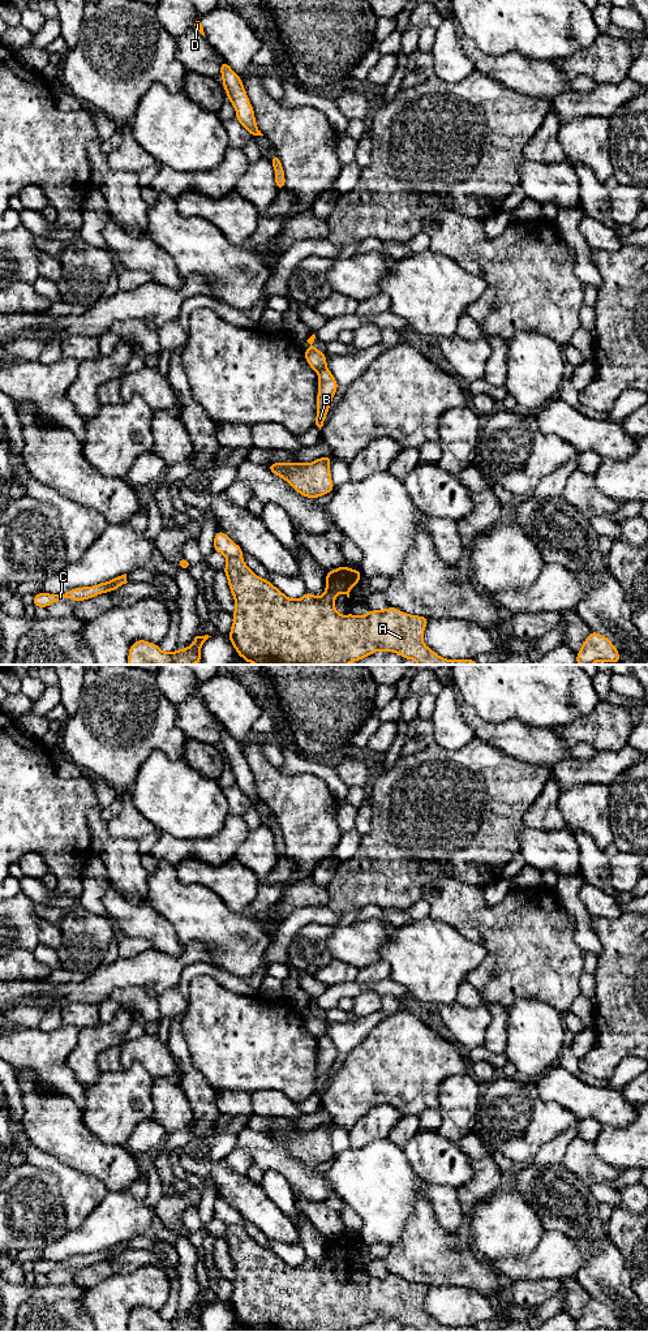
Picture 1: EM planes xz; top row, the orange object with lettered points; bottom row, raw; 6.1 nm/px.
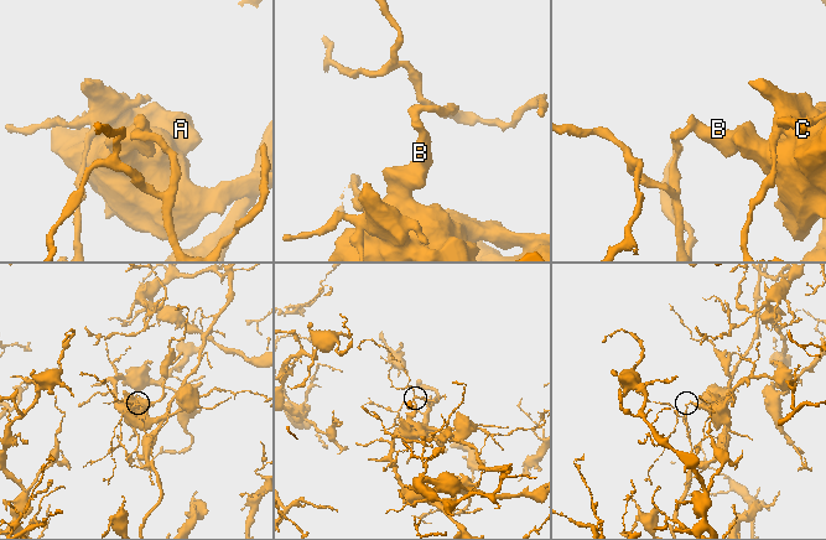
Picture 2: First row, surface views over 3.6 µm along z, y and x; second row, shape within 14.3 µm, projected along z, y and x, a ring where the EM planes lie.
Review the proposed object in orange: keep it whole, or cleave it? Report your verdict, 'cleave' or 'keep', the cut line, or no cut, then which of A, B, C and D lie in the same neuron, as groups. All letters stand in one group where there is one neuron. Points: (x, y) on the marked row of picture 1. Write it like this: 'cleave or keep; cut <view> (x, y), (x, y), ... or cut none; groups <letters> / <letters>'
cleave; cut xz (227, 557), (240, 558); groups A B / C D

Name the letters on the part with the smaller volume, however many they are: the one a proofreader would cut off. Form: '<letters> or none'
C, D

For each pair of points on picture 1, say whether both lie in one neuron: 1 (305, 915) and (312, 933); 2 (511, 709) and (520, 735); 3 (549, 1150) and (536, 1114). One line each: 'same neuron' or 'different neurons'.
1: different neurons
2: different neurons
3: different neurons

